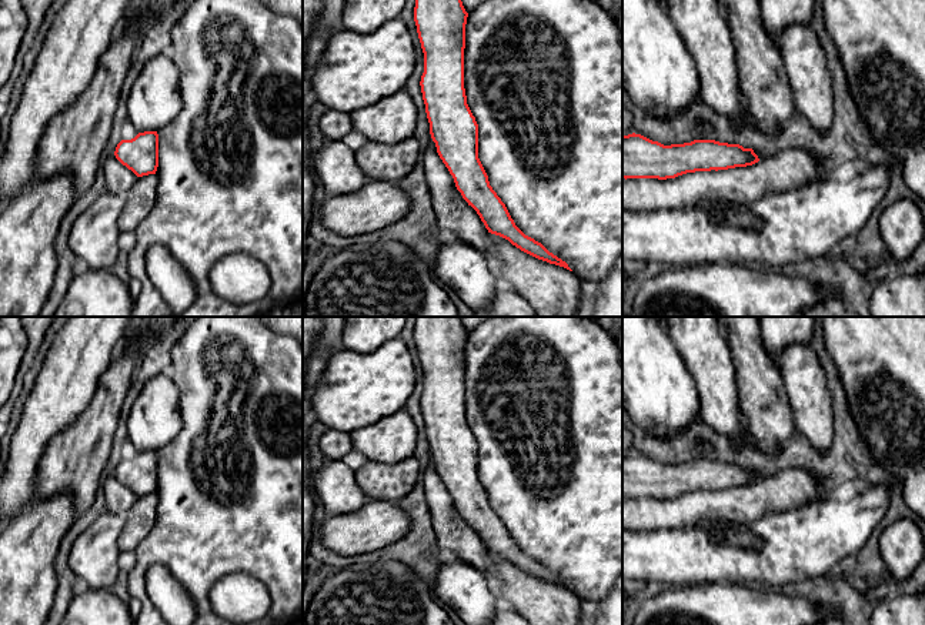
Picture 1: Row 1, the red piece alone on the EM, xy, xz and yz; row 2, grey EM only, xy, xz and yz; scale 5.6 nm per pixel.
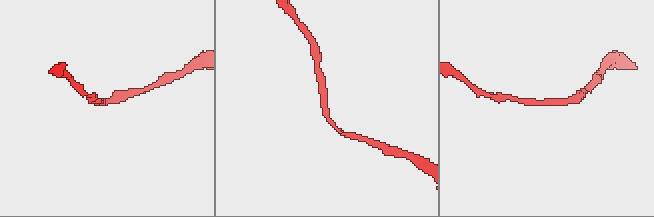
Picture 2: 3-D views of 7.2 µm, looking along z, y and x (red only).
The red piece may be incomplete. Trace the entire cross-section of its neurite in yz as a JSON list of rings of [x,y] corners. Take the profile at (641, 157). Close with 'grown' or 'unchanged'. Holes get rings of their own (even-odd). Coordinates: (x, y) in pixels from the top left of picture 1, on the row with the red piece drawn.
[[[641,134],[622,136],[622,210],[692,208],[704,201],[749,205],[764,195],[819,180],[819,160],[808,151],[785,148],[759,160],[752,148],[715,140],[664,146]]] | grown

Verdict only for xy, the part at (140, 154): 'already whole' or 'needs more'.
needs more

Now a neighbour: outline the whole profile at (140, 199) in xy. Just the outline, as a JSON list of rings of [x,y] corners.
[[[148,174],[138,177],[124,198],[124,207],[118,217],[121,231],[134,231],[136,227],[148,215],[156,203],[158,177]]]

